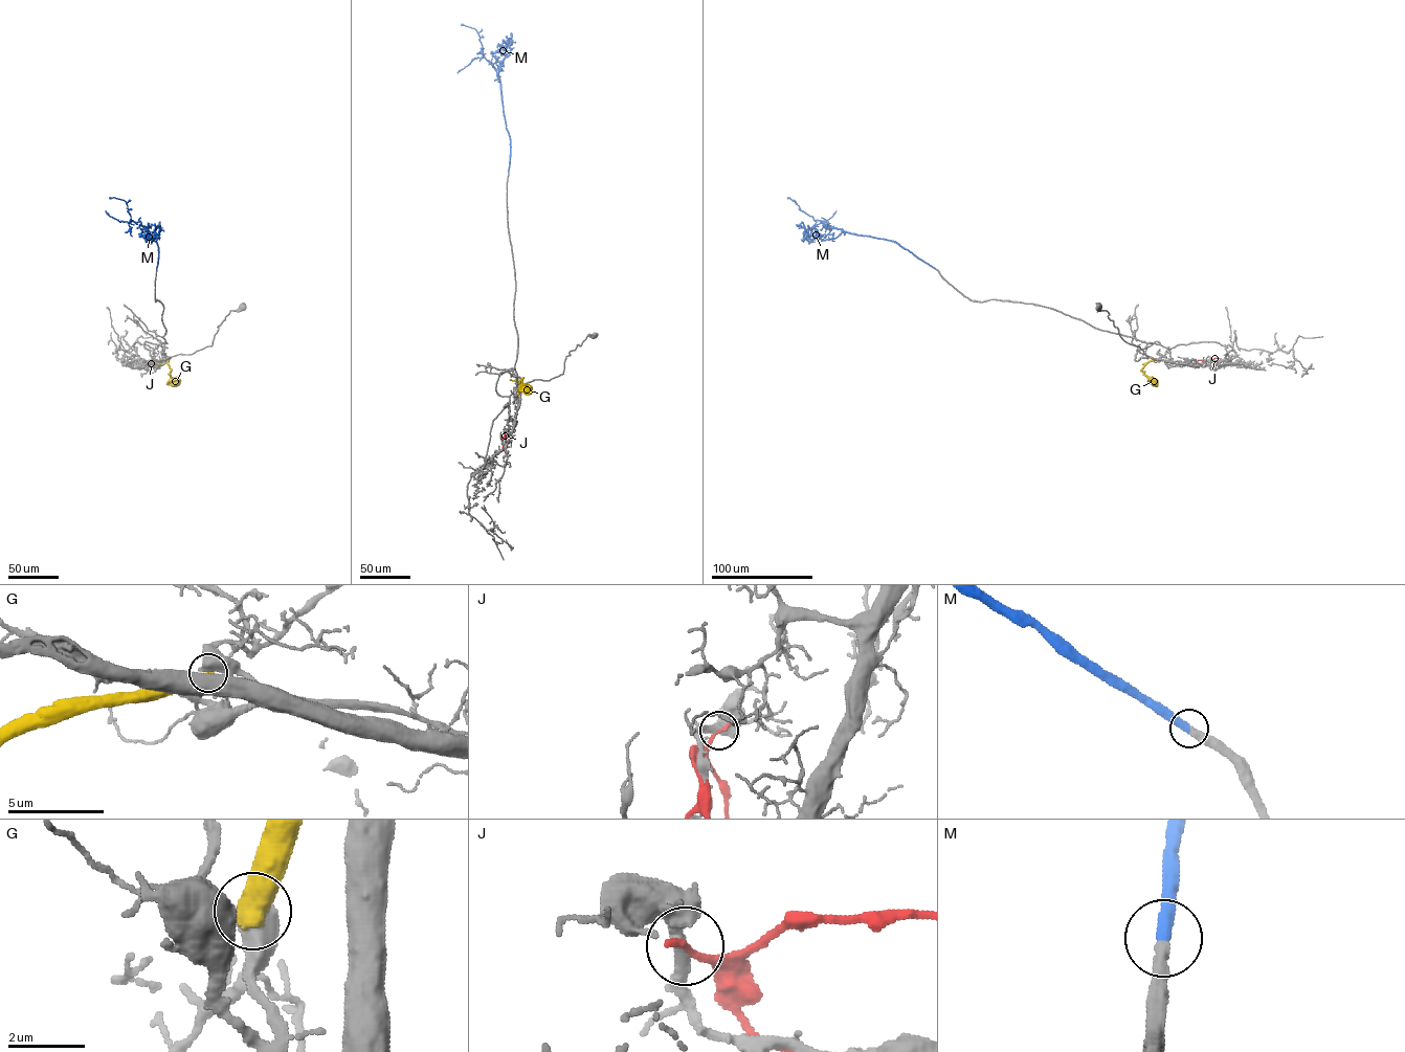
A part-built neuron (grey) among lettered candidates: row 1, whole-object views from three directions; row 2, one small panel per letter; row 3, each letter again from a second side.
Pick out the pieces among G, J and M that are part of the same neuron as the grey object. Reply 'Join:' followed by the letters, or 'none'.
Join: M

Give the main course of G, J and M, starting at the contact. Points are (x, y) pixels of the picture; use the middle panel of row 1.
G: (517, 396), (522, 378), (521, 384), (531, 394)
J: (505, 432), (503, 448), (506, 454)
M: (508, 173), (510, 138), (499, 81), (493, 64), (483, 54), (478, 34), (461, 23)

